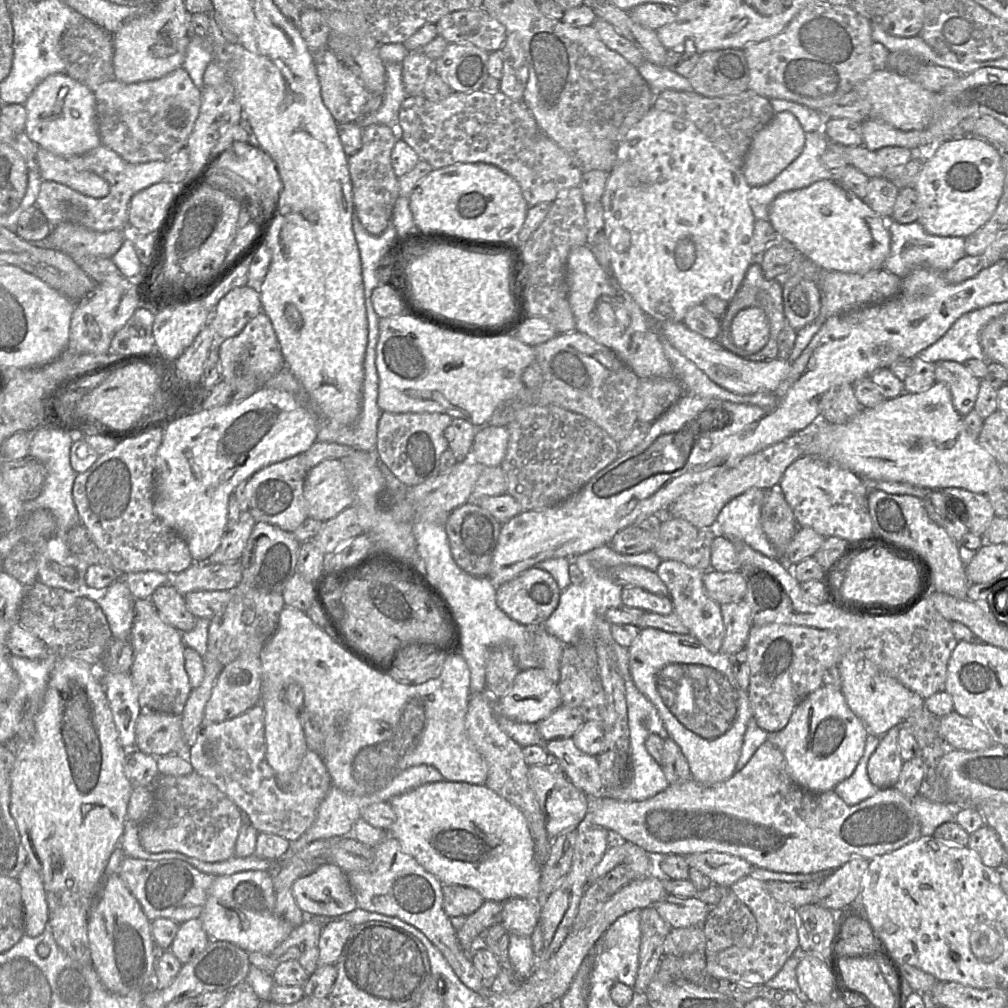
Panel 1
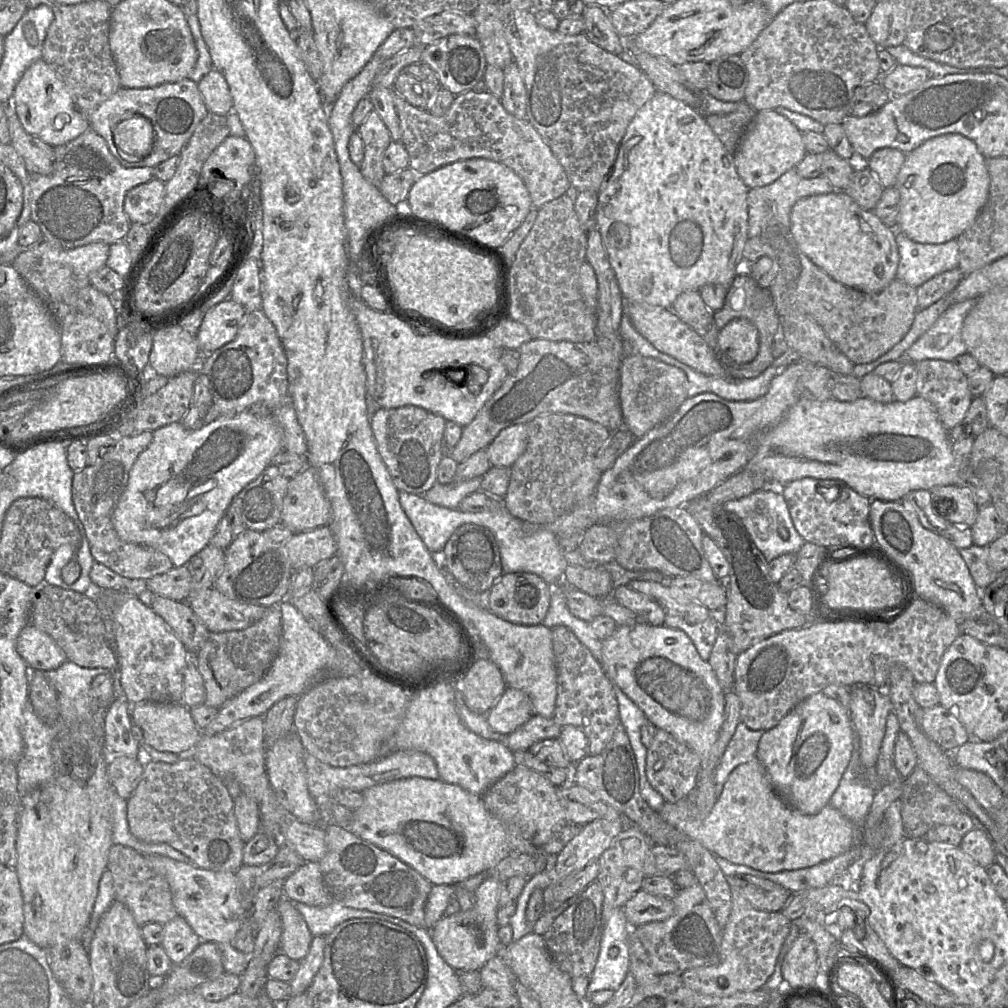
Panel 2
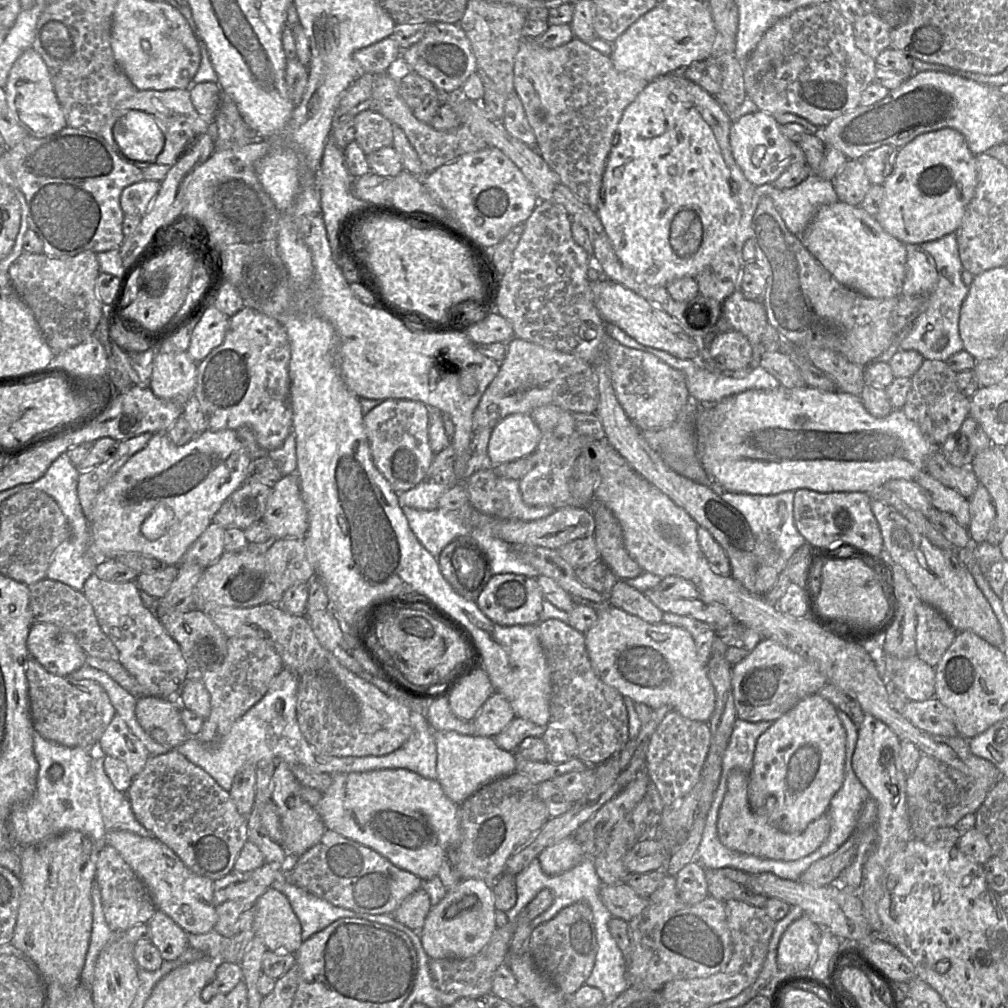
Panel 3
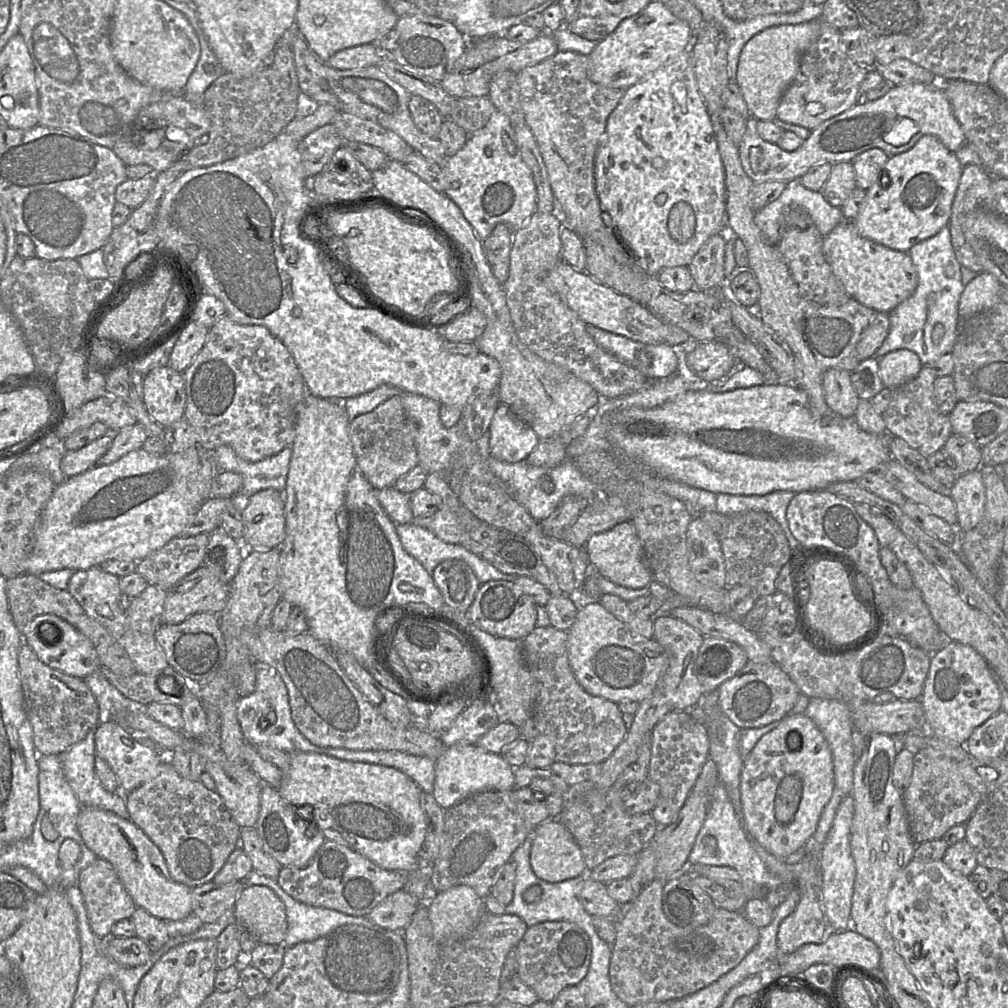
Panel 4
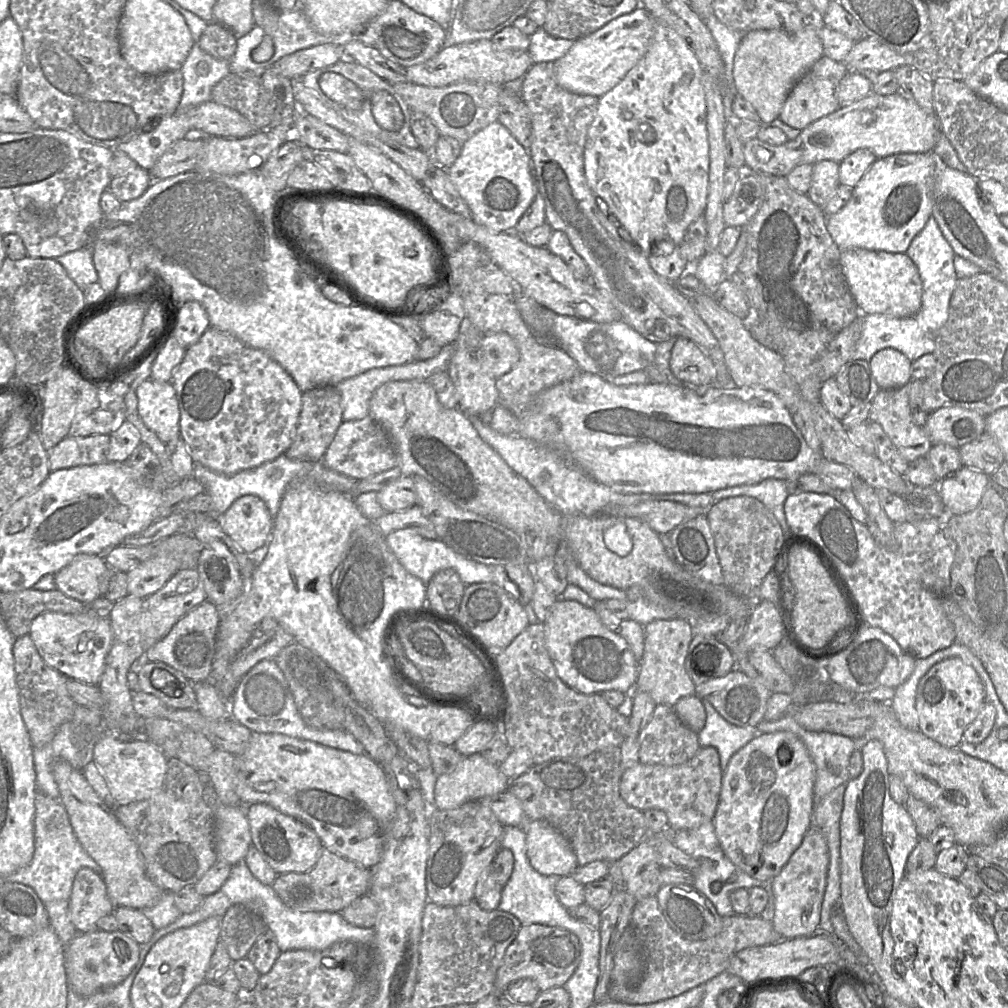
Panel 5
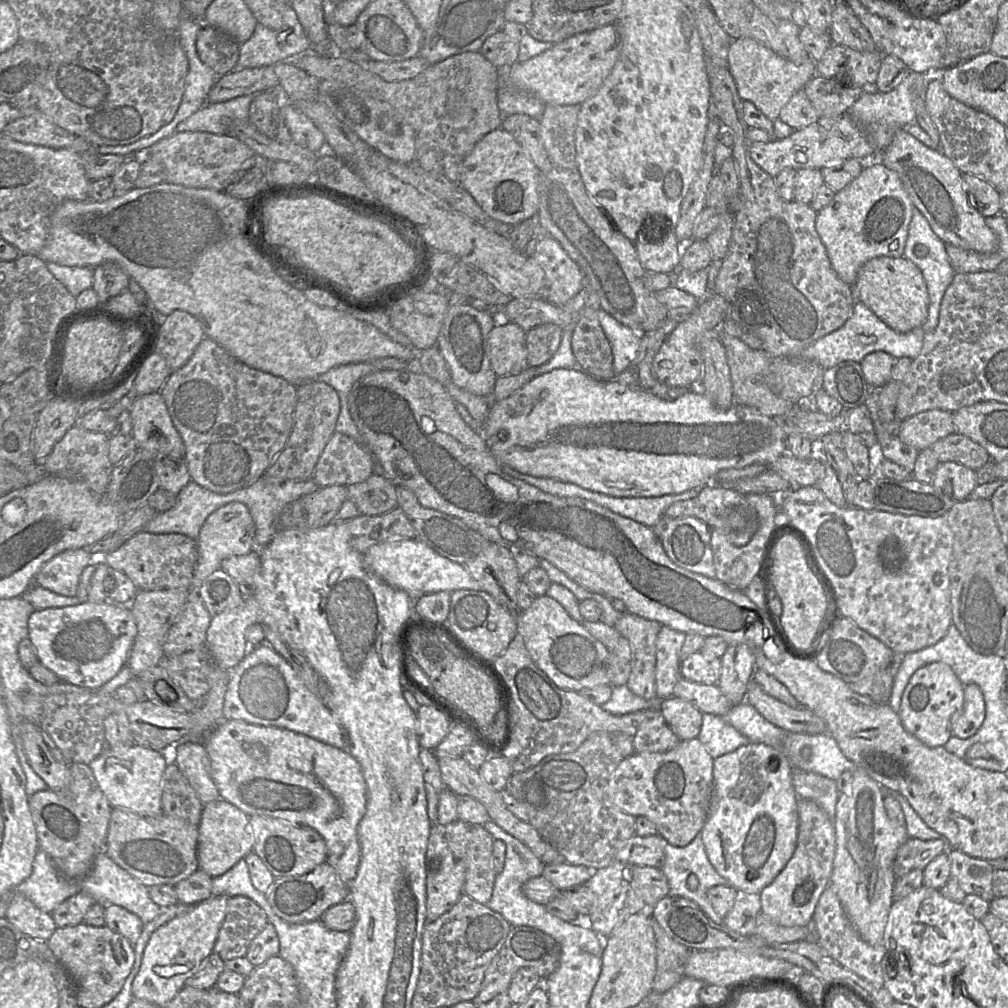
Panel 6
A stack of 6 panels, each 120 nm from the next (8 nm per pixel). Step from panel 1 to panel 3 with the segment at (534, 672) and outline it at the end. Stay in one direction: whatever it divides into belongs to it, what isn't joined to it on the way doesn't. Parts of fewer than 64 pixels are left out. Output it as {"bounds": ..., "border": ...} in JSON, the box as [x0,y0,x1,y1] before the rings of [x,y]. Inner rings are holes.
{"bounds":[472,692,516,737],"border":[[[495,692],[482,705],[472,720],[477,736],[494,737],[516,717],[509,701]]]}

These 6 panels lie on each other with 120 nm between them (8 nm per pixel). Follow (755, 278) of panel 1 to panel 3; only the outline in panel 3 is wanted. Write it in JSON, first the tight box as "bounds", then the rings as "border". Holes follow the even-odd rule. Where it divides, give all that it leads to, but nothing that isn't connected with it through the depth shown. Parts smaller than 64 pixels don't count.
{"bounds":[719,288,771,378],"border":[[[737,288],[722,302],[721,318],[727,324],[727,331],[737,331],[748,339],[753,355],[746,368],[719,373],[734,378],[744,377],[751,370],[760,366],[764,353],[763,335],[768,326],[771,327],[767,320],[765,306],[761,300],[747,299]]]}

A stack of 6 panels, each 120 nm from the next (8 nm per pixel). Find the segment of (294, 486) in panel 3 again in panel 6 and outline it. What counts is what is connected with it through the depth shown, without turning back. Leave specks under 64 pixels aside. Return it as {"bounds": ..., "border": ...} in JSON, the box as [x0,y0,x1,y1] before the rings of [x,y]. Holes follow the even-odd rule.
{"bounds":[192,502,255,590],"border":[[[230,502],[214,511],[204,522],[198,537],[198,561],[192,589],[198,590],[205,579],[221,568],[222,561],[231,556],[243,556],[254,549],[255,524],[248,508],[240,502]]]}

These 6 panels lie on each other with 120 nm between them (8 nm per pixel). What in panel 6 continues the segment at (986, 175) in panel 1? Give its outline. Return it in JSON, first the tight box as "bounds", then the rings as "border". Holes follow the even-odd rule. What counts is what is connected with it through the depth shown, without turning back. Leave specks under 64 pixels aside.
{"bounds":[815,163,914,286],"border":[[[882,163],[864,168],[857,178],[835,192],[831,202],[817,212],[815,227],[838,277],[852,286],[859,269],[868,260],[878,256],[903,256],[914,207],[899,175]]]}

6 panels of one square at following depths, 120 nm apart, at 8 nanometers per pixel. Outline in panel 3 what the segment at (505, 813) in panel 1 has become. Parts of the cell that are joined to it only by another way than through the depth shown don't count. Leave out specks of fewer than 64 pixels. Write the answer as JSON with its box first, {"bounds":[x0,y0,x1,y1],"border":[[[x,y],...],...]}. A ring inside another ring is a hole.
{"bounds":[315,768,497,959],"border":[[[404,768],[337,773],[332,778],[331,785],[315,806],[327,829],[375,850],[423,881],[438,875],[443,860],[461,839],[459,805],[445,795],[438,779],[428,779]],[[479,879],[462,880],[456,887],[447,890],[444,898],[428,912],[423,927],[419,930],[424,950],[431,959],[468,958],[476,955],[487,945],[497,928],[495,912],[492,884]]]}

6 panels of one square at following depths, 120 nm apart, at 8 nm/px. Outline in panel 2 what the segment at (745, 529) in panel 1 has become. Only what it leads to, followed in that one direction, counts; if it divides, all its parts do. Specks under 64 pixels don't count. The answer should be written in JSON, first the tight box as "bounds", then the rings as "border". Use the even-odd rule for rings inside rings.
{"bounds":[724,485,805,561],"border":[[[767,485],[747,496],[728,501],[724,506],[739,516],[767,561],[784,554],[796,554],[805,542],[795,528],[780,486]]]}

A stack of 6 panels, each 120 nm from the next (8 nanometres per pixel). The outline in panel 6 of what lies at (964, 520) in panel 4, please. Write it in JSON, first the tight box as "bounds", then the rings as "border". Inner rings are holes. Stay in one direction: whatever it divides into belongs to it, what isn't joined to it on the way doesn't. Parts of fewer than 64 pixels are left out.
{"bounds":[931,461,978,502],"border":[[[949,461],[939,463],[931,484],[943,492],[948,482],[952,485],[950,497],[955,502],[968,499],[978,485],[976,471]]]}

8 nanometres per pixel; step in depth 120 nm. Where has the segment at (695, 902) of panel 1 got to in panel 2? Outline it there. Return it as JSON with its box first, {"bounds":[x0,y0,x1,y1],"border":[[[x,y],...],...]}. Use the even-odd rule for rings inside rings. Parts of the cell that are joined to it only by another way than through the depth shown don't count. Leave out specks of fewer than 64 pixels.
{"bounds":[622,890,674,927],"border":[[[639,890],[622,909],[630,926],[638,927],[669,918],[674,912],[674,904],[669,898]]]}

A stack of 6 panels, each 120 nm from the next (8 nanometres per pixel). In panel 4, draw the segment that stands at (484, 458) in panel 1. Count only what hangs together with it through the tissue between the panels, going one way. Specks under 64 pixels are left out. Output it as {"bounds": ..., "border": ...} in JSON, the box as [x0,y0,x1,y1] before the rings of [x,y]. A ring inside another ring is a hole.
{"bounds":[489,404,541,463],"border":[[[502,404],[497,408],[489,429],[491,457],[508,463],[526,459],[541,441],[526,422]]]}

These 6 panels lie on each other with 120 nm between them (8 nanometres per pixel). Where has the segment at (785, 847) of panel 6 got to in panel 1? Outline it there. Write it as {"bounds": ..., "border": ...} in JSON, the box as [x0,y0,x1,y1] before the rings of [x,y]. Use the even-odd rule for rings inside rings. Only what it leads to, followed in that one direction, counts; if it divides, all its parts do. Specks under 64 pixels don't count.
{"bounds":[767,685,869,793],"border":[[[822,685],[803,699],[794,710],[788,724],[778,732],[769,733],[767,740],[784,755],[789,773],[801,788],[822,793],[833,790],[854,772],[863,756],[869,733],[863,722],[851,711],[841,689]]]}

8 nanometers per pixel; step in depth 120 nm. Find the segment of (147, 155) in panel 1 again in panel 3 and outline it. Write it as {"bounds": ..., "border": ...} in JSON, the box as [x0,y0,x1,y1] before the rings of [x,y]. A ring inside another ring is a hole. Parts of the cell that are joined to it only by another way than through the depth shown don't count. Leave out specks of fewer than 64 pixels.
{"bounds":[99,89,213,170],"border":[[[172,89],[164,91],[137,90],[131,97],[117,104],[110,118],[101,128],[99,135],[109,144],[120,159],[143,170],[153,164],[173,166],[192,141],[199,135],[207,132],[211,122],[213,122],[213,120],[204,119],[196,111],[190,98],[189,89]],[[131,110],[139,110],[152,115],[164,134],[164,148],[155,160],[148,162],[132,160],[122,152],[113,137],[114,123]]]}

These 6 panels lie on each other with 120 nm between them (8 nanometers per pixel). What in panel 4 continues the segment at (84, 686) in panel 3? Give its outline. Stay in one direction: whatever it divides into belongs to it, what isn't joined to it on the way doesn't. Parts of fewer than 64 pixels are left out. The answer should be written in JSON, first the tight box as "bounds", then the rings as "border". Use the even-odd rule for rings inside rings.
{"bounds":[18,642,102,755],"border":[[[25,642],[18,654],[18,667],[33,742],[39,755],[59,755],[84,739],[89,731],[96,729],[102,720],[101,712],[84,679],[49,667]]]}

